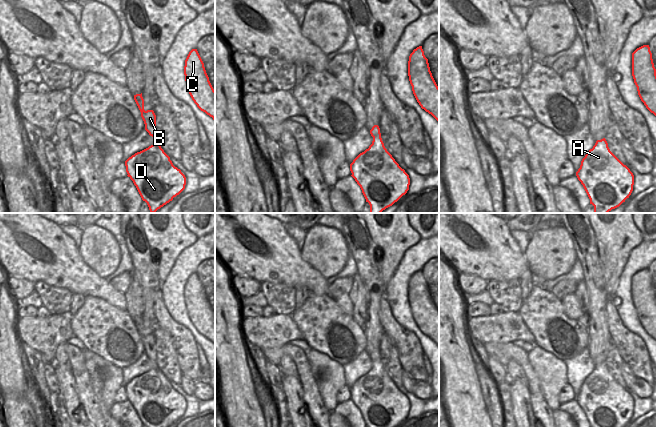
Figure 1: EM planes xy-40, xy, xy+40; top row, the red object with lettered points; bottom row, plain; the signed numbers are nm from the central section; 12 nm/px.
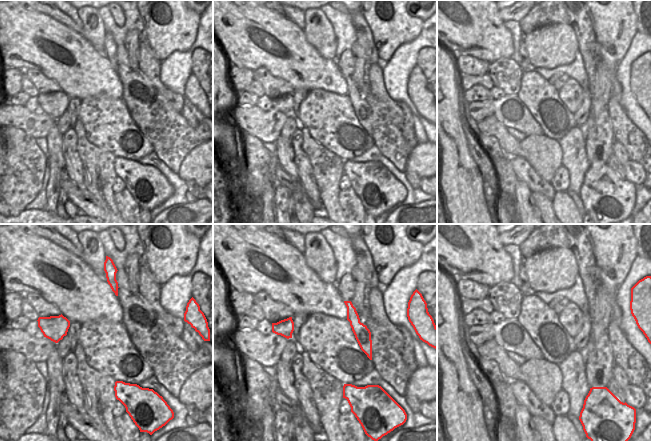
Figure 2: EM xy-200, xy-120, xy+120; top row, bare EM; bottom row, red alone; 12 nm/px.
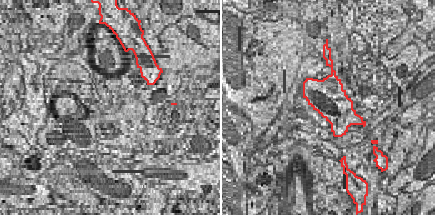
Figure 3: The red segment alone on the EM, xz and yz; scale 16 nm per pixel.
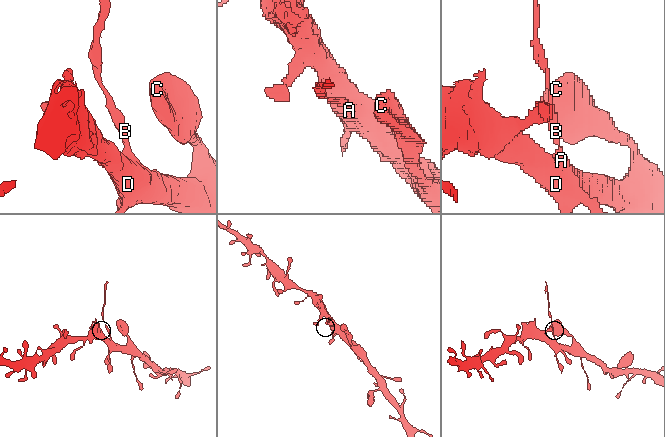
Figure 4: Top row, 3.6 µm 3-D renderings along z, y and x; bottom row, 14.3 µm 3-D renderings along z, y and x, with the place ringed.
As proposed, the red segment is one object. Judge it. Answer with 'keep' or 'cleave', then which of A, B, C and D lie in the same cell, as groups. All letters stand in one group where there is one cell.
cleave; groups A C D / B

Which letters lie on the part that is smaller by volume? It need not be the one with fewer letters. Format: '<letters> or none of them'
B.

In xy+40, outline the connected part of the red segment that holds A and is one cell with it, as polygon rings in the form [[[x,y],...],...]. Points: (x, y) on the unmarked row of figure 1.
[[[605,362],[597,364],[585,379],[576,400],[583,409],[590,427],[623,427],[633,415],[633,397],[610,375]]]

